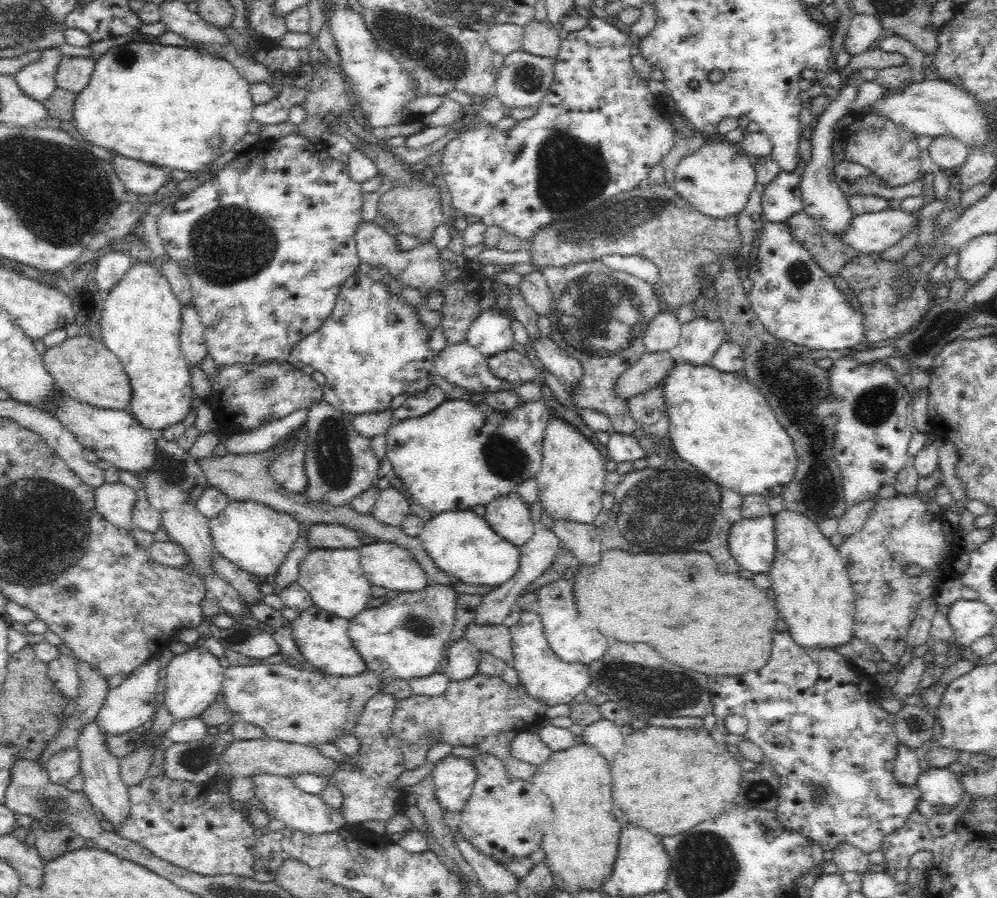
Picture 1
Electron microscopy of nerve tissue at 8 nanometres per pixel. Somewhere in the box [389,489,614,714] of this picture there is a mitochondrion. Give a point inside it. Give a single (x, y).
(417, 624)

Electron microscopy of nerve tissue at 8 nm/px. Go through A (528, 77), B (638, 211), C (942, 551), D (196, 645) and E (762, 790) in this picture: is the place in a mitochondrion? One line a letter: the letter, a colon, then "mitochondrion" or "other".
A: mitochondrion
B: mitochondrion
C: other
D: other
E: mitochondrion

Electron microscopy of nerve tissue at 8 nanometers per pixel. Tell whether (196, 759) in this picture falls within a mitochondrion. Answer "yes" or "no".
yes

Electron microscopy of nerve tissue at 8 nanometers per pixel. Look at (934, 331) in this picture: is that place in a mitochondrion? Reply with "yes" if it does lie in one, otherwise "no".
yes

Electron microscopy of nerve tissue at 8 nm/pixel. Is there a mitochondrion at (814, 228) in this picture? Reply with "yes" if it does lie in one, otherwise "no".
no

